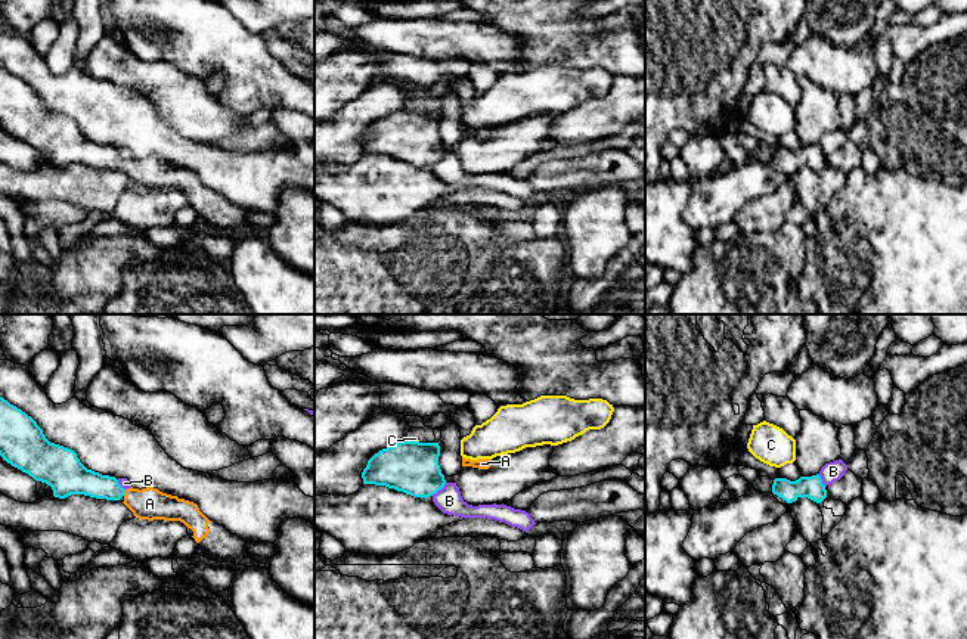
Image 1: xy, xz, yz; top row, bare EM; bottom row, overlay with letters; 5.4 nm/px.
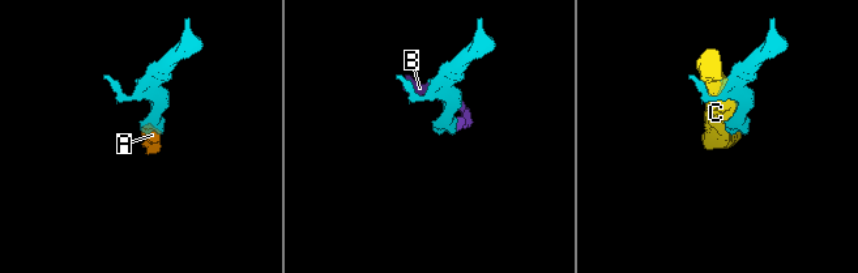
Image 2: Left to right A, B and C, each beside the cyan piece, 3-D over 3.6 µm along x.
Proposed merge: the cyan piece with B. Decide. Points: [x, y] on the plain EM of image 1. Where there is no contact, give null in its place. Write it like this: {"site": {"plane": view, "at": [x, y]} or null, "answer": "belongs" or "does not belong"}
{"site": {"plane": "xz", "at": [439, 158]}, "answer": "does not belong"}

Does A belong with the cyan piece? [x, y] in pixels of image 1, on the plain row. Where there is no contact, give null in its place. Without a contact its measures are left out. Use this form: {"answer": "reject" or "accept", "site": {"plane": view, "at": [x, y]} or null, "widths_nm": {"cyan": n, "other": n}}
{"answer": "accept", "site": {"plane": "xy", "at": [124, 163]}, "widths_nm": {"cyan": 140, "other": 180}}

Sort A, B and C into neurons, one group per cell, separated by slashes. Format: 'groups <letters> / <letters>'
groups A / B / C

